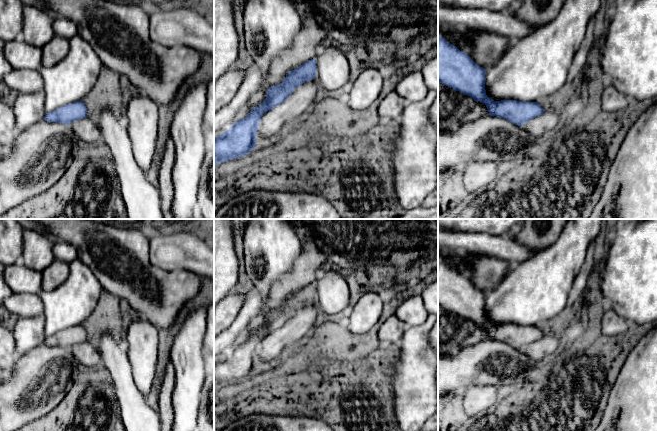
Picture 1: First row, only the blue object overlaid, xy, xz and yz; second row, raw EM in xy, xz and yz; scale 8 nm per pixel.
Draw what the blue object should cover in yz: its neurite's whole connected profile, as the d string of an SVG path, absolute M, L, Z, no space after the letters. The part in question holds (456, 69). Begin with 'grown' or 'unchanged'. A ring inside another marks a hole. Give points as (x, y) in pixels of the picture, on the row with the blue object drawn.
unchanged | M438 35L438 82L484 103L490 116L523 126L545 110L537 102L494 101L486 95L486 70Z

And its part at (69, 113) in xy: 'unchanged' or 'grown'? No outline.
unchanged

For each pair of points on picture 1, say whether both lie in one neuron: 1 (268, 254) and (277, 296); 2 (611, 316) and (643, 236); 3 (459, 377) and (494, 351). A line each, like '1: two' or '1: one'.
1: two
2: two
3: one

